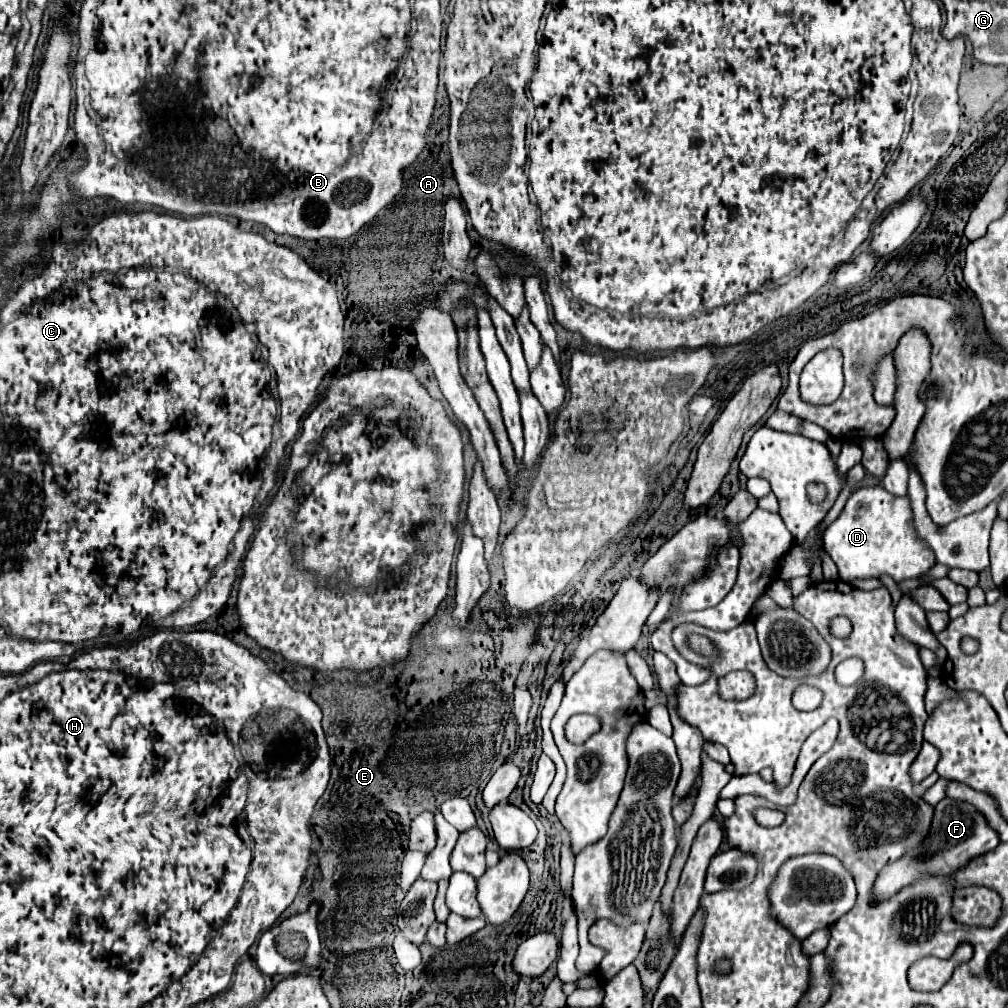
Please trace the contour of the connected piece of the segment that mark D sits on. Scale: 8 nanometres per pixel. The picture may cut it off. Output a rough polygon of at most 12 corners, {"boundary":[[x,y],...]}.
{"boundary":[[857,488],[823,546],[839,579],[923,576],[909,500]]}

